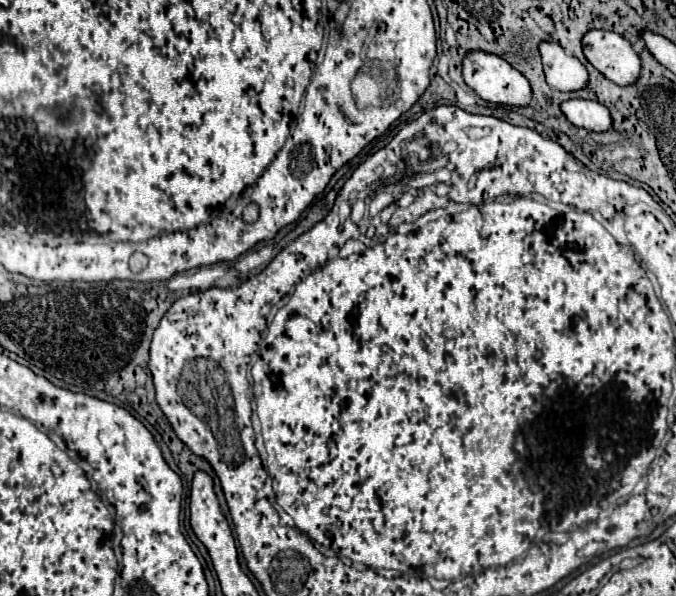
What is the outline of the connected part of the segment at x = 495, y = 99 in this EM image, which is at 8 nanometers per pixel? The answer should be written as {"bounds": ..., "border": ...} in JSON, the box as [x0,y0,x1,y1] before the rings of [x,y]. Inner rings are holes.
{"bounds":[462,52,532,108],"border":[[[470,52],[462,62],[462,74],[464,74],[464,82],[486,102],[502,104],[502,106],[518,106],[518,108],[530,106],[532,102],[530,82],[516,68],[512,68],[506,60],[494,54]]]}

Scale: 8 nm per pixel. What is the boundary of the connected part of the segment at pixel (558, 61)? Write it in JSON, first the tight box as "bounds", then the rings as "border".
{"bounds":[540,44,588,92],"border":[[[540,44],[546,82],[560,92],[576,92],[588,86],[588,70],[576,58],[566,54],[558,44]]]}

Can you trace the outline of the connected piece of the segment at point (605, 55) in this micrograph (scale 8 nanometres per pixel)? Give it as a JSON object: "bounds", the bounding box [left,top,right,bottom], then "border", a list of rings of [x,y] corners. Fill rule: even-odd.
{"bounds":[582,30,640,86],"border":[[[590,30],[582,38],[582,48],[588,62],[618,86],[630,86],[640,74],[640,54],[616,32]]]}

